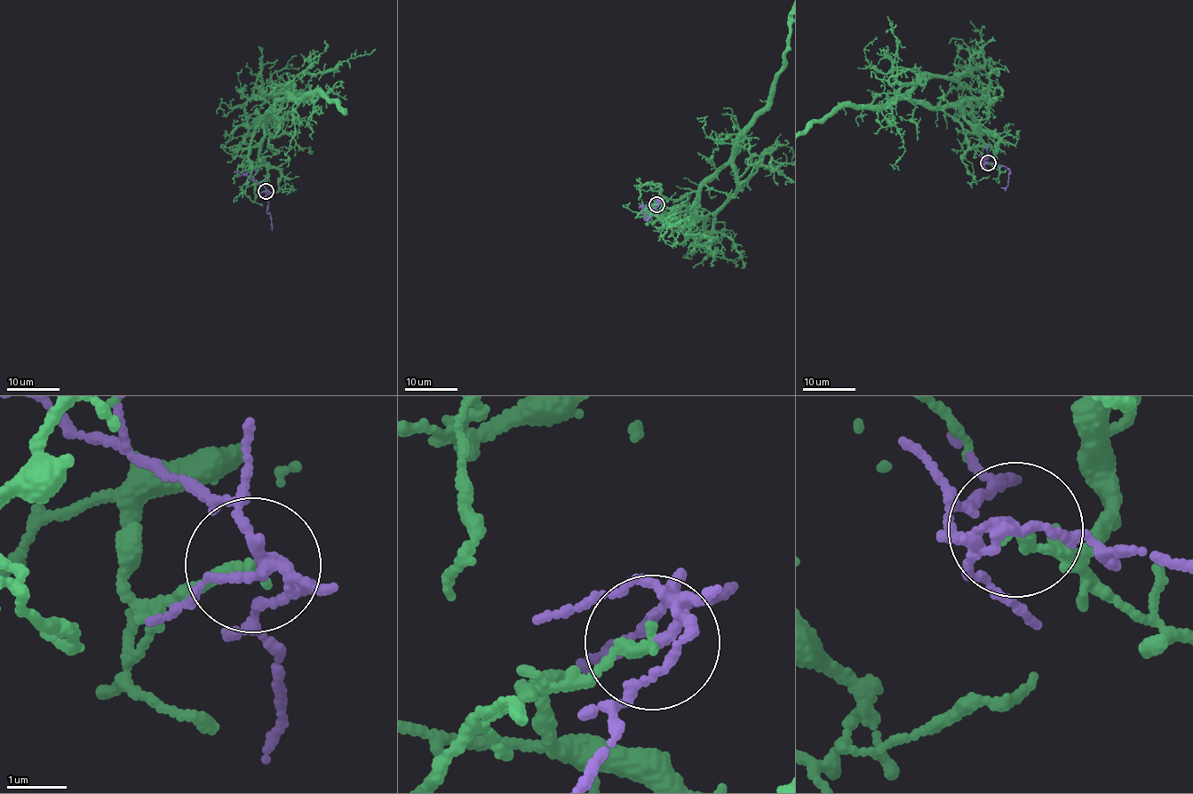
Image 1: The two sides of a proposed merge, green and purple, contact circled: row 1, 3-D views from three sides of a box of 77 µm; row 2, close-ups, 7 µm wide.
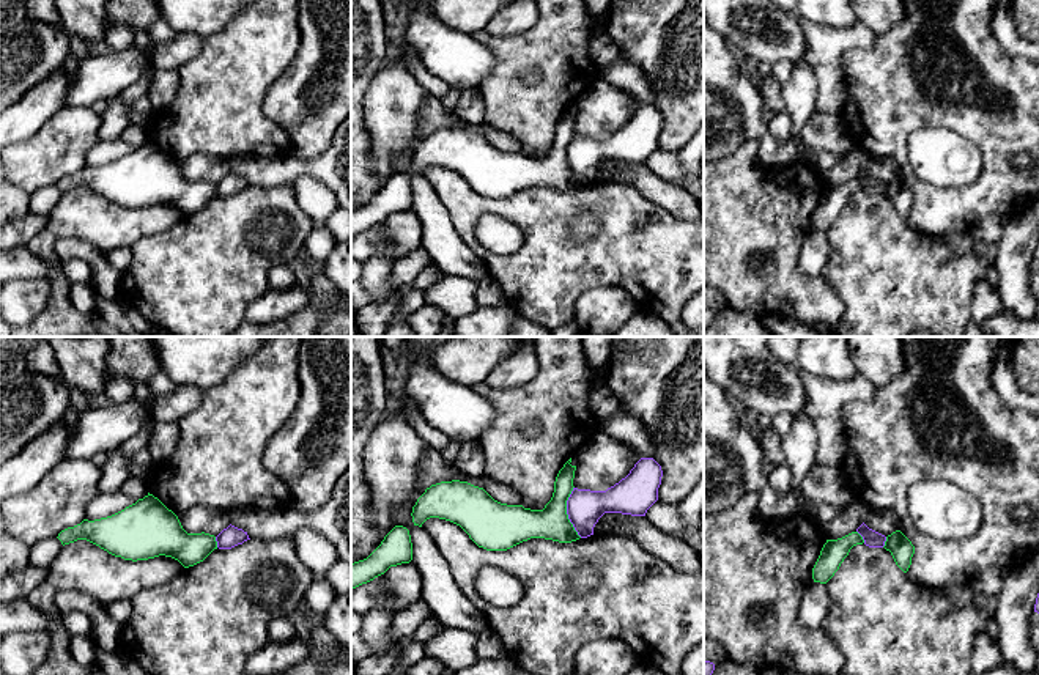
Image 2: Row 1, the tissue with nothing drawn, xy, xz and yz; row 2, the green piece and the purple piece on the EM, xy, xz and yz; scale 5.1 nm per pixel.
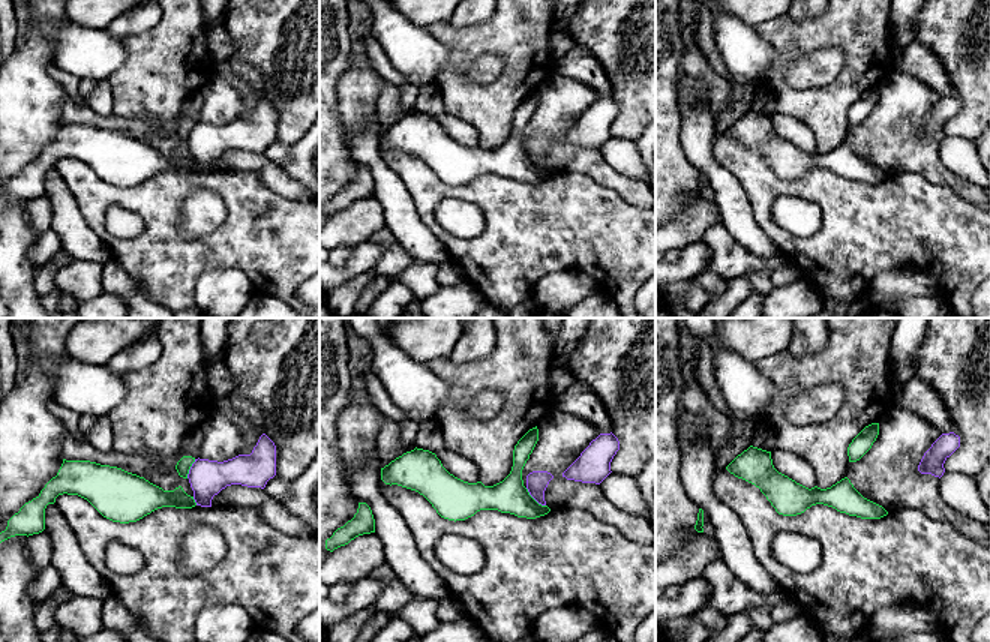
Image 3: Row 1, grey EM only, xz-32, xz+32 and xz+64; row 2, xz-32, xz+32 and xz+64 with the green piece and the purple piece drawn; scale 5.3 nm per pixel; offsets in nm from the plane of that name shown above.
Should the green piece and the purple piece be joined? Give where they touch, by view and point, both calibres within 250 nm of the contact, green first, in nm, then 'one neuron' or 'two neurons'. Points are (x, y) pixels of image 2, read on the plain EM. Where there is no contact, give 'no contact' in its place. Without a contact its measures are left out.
xz (565, 159) | 180/190 nm | two neurons

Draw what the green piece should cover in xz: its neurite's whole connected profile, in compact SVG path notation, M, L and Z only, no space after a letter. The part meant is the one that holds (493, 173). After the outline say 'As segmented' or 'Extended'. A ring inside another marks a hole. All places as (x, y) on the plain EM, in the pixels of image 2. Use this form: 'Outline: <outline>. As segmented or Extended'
Outline: M571 105L559 118L554 140L543 157L507 153L494 148L483 135L452 127L431 132L412 154L412 170L422 175L430 165L460 173L486 198L507 198L531 186L571 190L581 184L567 162L576 113Z. As segmented

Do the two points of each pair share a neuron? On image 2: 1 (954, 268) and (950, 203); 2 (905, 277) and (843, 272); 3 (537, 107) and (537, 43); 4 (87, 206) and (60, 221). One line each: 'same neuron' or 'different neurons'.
1: different neurons
2: same neuron
3: same neuron
4: same neuron

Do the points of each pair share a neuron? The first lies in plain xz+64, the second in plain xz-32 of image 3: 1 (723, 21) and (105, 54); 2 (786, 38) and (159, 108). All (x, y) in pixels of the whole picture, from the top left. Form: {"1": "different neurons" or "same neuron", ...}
{"1": "same neuron", "2": "same neuron"}

